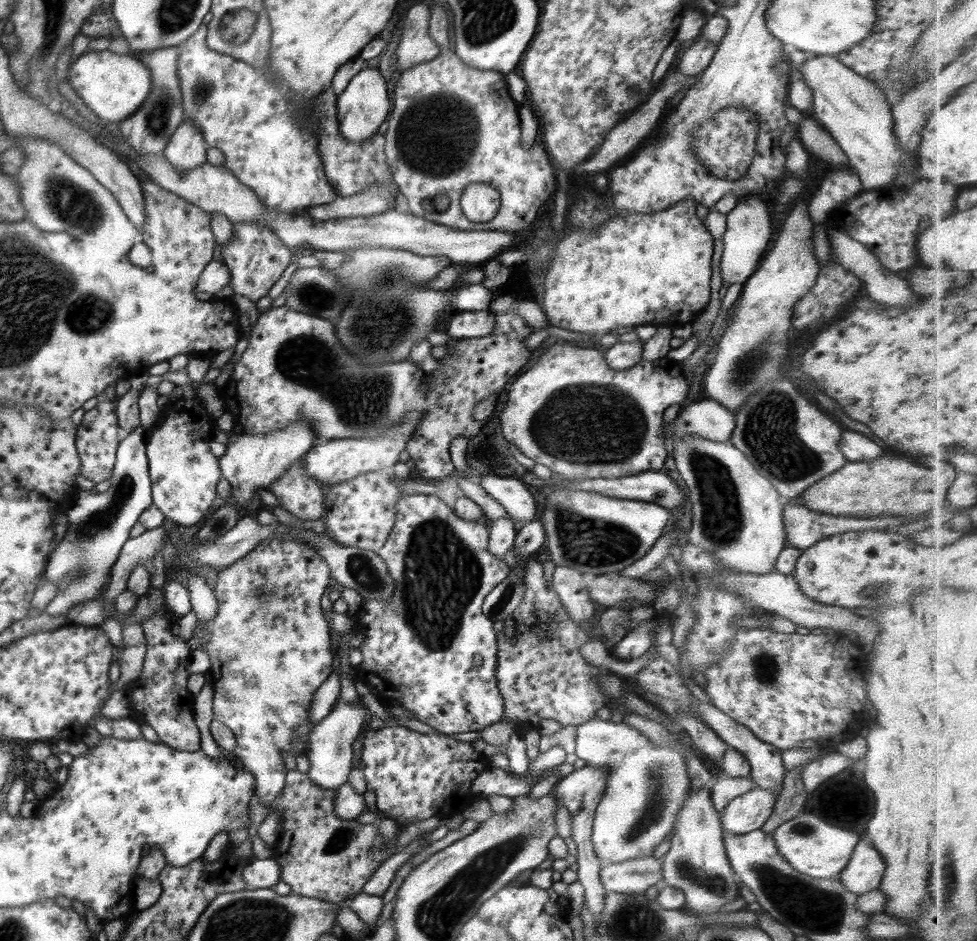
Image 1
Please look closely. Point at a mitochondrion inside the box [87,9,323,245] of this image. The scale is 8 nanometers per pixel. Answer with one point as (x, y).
(160, 109)

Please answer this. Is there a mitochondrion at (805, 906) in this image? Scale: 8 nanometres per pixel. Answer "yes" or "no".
yes

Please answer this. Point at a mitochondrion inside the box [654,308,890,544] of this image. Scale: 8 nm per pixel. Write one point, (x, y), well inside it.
(768, 432)

